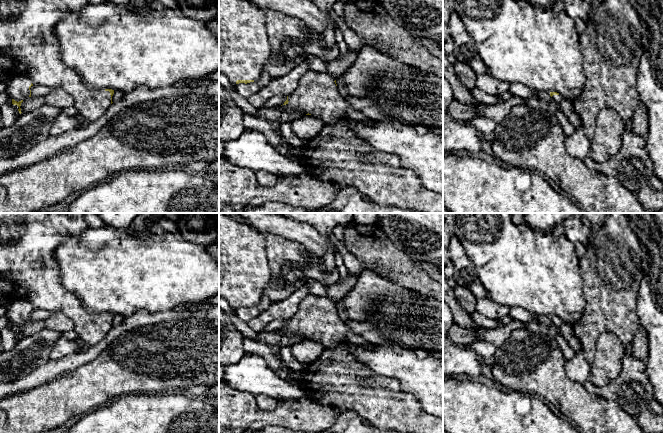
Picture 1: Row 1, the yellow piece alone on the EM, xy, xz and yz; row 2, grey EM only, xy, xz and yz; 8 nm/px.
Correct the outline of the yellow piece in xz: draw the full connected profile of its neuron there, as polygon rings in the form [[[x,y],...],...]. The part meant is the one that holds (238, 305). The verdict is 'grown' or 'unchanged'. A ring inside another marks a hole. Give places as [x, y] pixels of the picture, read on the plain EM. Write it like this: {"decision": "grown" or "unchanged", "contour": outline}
{"decision": "grown", "contour": [[[219,213],[219,295],[233,309],[254,306],[270,275],[265,234]]]}

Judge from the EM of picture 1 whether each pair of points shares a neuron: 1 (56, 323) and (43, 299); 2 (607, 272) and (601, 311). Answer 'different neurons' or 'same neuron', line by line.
1: different neurons
2: same neuron

